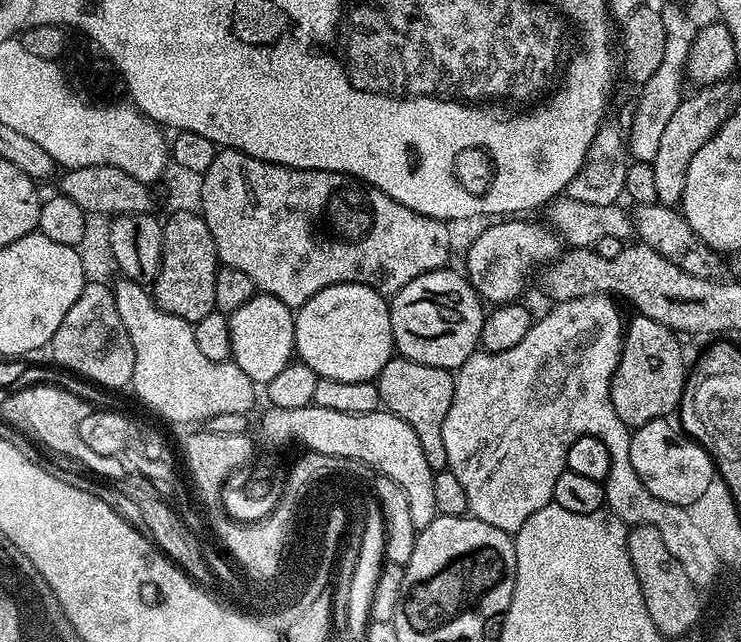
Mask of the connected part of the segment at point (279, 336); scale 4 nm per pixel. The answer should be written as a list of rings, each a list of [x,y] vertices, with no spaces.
[[[257,294],[228,316],[231,359],[257,386],[267,386],[287,364],[293,363],[296,350],[296,317],[278,298]]]

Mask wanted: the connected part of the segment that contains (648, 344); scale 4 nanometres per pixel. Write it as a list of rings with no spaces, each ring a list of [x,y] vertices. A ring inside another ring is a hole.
[[[639,314],[633,317],[624,329],[622,354],[610,382],[610,402],[614,402],[614,414],[618,414],[621,422],[635,430],[651,420],[671,417],[679,409],[686,365],[682,340],[677,333],[662,326],[662,322],[654,322],[654,318]]]

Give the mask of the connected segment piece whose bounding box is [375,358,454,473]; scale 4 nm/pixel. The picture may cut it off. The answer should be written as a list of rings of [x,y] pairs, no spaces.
[[[393,358],[386,362],[386,366],[382,366],[375,386],[380,392],[381,405],[402,418],[402,422],[406,422],[410,430],[418,434],[418,442],[422,442],[422,454],[426,454],[426,462],[430,462],[433,472],[445,471],[448,459],[446,446],[442,443],[442,422],[454,398],[453,373],[446,368],[422,366],[413,360]]]

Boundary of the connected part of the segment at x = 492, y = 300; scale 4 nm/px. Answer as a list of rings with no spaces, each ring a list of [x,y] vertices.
[[[504,218],[489,223],[482,230],[482,234],[470,246],[468,254],[463,257],[462,268],[481,301],[492,306],[503,306],[521,299],[520,291],[532,268],[555,261],[561,252],[562,240],[551,227],[543,228],[535,224],[532,218]]]

